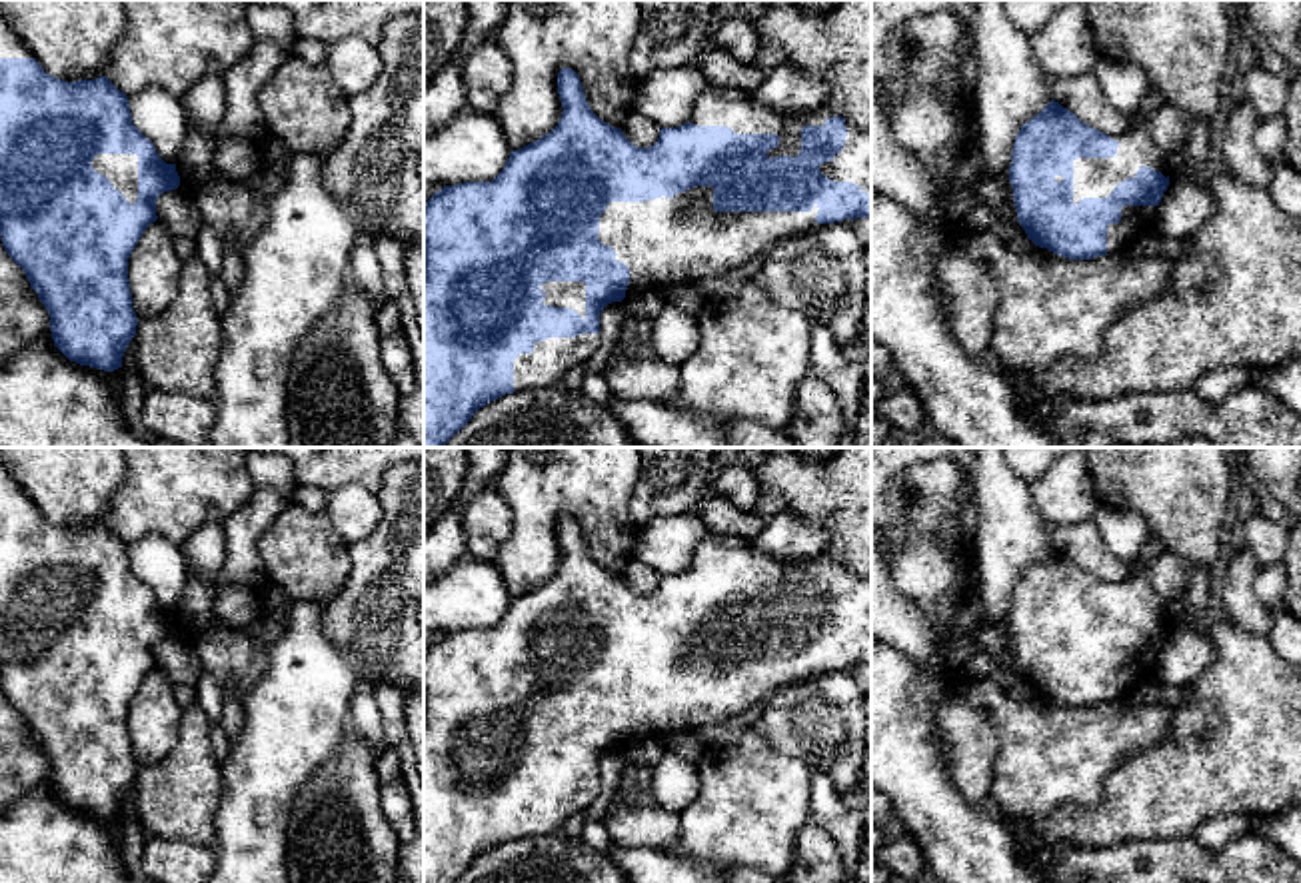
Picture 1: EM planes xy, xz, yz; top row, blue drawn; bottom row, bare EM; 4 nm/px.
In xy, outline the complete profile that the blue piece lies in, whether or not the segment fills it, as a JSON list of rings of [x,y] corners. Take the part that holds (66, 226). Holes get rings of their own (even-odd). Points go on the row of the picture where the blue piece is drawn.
[[[0,12],[0,238],[48,310],[54,346],[70,362],[104,372],[122,368],[122,356],[138,326],[128,258],[144,230],[158,220],[158,196],[178,186],[186,182],[176,164],[166,164],[132,124],[124,92],[106,76],[64,82],[46,74]]]

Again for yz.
[[[1051,100],[1017,132],[1009,182],[1017,220],[1035,246],[1069,260],[1091,260],[1119,252],[1155,228],[1169,176],[1165,156],[1145,130],[1107,136]]]

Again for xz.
[[[572,68],[560,70],[558,94],[564,108],[558,126],[540,140],[512,150],[504,170],[492,182],[444,186],[424,204],[424,447],[444,447],[486,404],[516,390],[560,384],[570,370],[584,366],[600,346],[600,314],[608,304],[622,302],[644,288],[663,292],[675,284],[721,276],[793,234],[871,218],[871,128],[857,128],[823,106],[777,112],[759,104],[751,92],[709,86],[697,96],[691,118],[683,126],[661,128],[653,146],[638,148],[620,128],[592,112],[580,76]]]

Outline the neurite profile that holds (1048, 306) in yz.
[[[979,232],[967,244],[967,256],[989,266],[997,288],[989,358],[1007,374],[1043,374],[1057,358],[1095,362],[1107,330],[1135,302],[1169,290],[1173,258],[1127,258],[1123,250],[1091,260],[1069,260],[1031,246],[1011,250],[995,232]]]

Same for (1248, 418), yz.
[[[1255,384],[1215,404],[1195,390],[1127,394],[1097,402],[1067,400],[1053,416],[1051,436],[1059,447],[1081,447],[1089,430],[1107,434],[1119,447],[1159,447],[1193,436],[1207,438],[1211,447],[1301,447],[1301,418]]]

